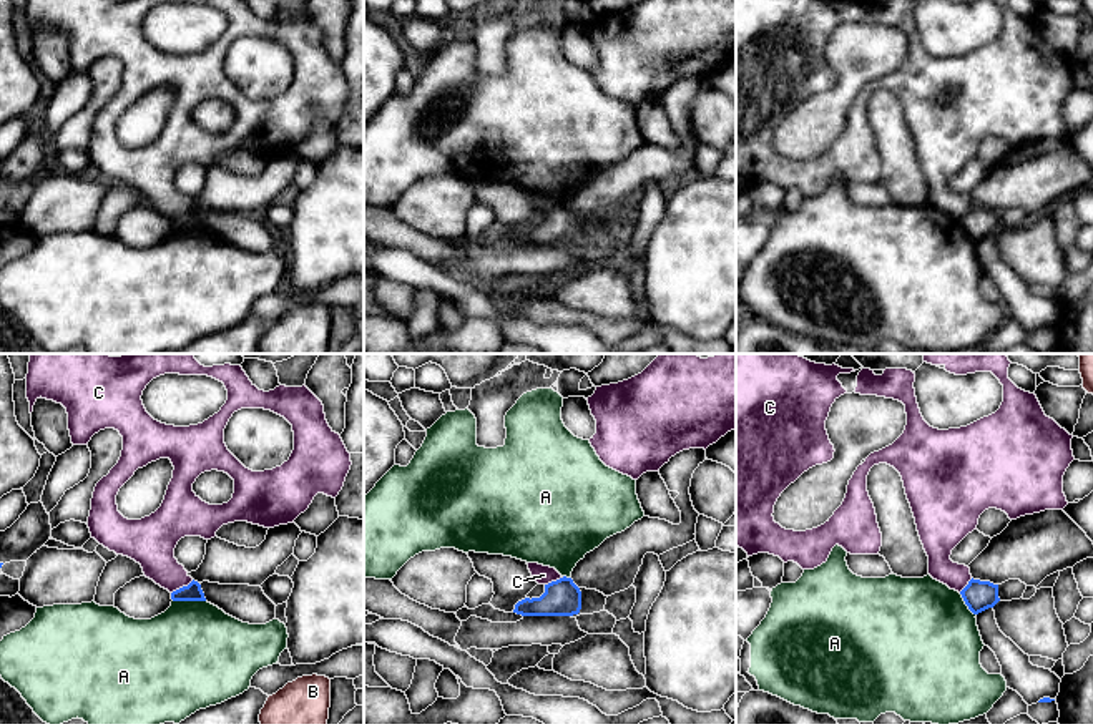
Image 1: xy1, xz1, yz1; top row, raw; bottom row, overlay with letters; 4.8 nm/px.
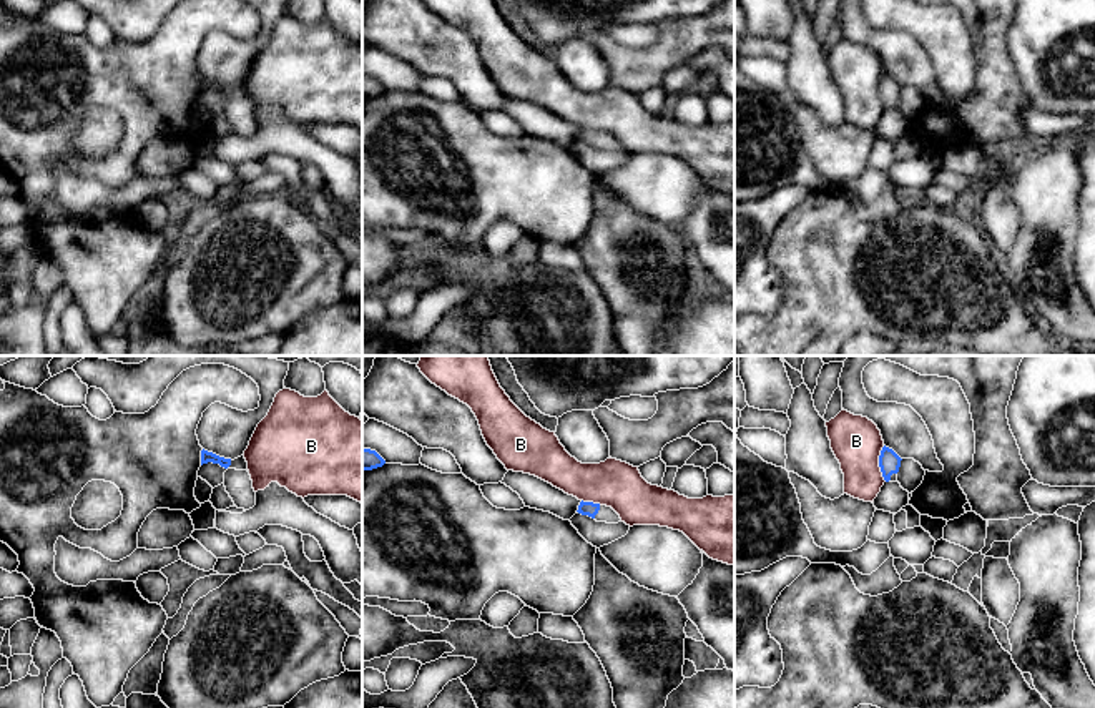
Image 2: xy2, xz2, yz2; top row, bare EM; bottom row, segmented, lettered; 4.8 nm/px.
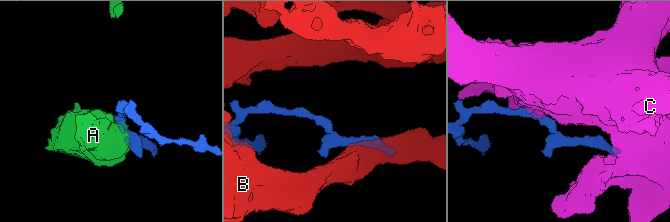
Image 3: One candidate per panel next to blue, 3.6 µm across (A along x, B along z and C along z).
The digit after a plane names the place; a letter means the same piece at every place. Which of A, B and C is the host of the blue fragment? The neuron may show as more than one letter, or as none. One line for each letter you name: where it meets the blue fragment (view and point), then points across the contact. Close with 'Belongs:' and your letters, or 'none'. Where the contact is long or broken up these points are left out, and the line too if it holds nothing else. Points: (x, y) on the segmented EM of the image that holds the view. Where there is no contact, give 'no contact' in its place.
Belongs: none

